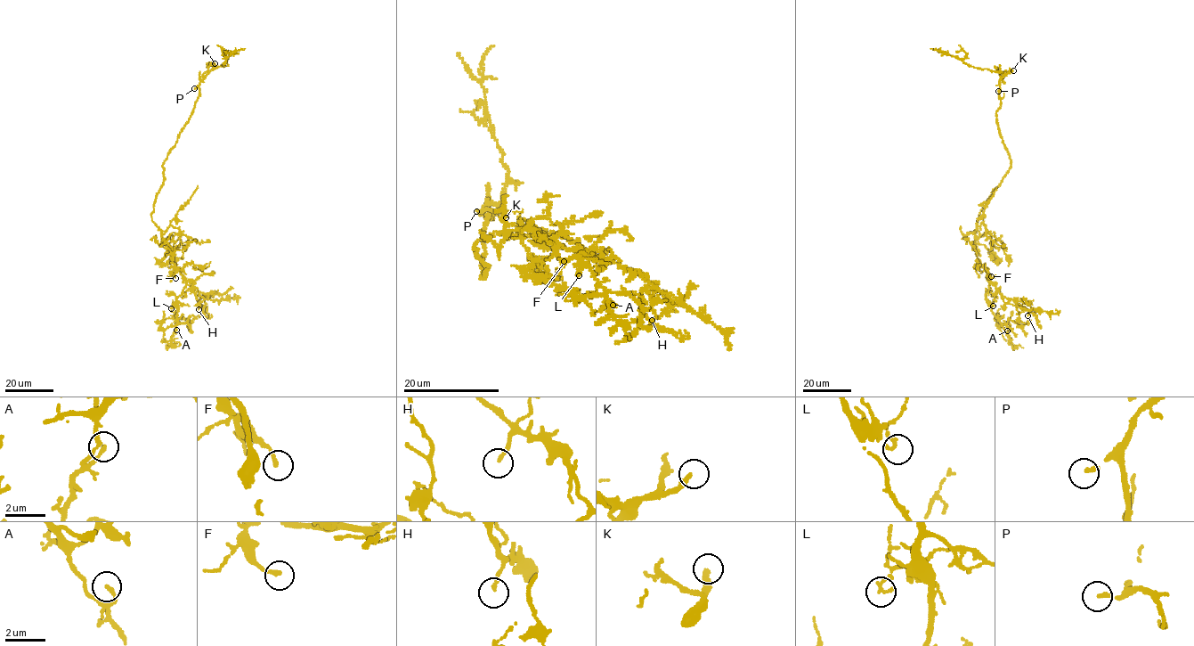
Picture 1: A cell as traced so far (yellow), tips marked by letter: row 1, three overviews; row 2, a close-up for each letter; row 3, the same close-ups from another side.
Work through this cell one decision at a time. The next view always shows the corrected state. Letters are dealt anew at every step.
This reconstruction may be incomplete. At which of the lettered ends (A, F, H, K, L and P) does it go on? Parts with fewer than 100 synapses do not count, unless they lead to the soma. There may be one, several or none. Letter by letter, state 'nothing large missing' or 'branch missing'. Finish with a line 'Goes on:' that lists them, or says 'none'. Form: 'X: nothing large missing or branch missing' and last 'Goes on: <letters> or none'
A: nothing large missing
F: nothing large missing
H: nothing large missing
K: branch missing
L: nothing large missing
P: branch missing
Goes on: K, P

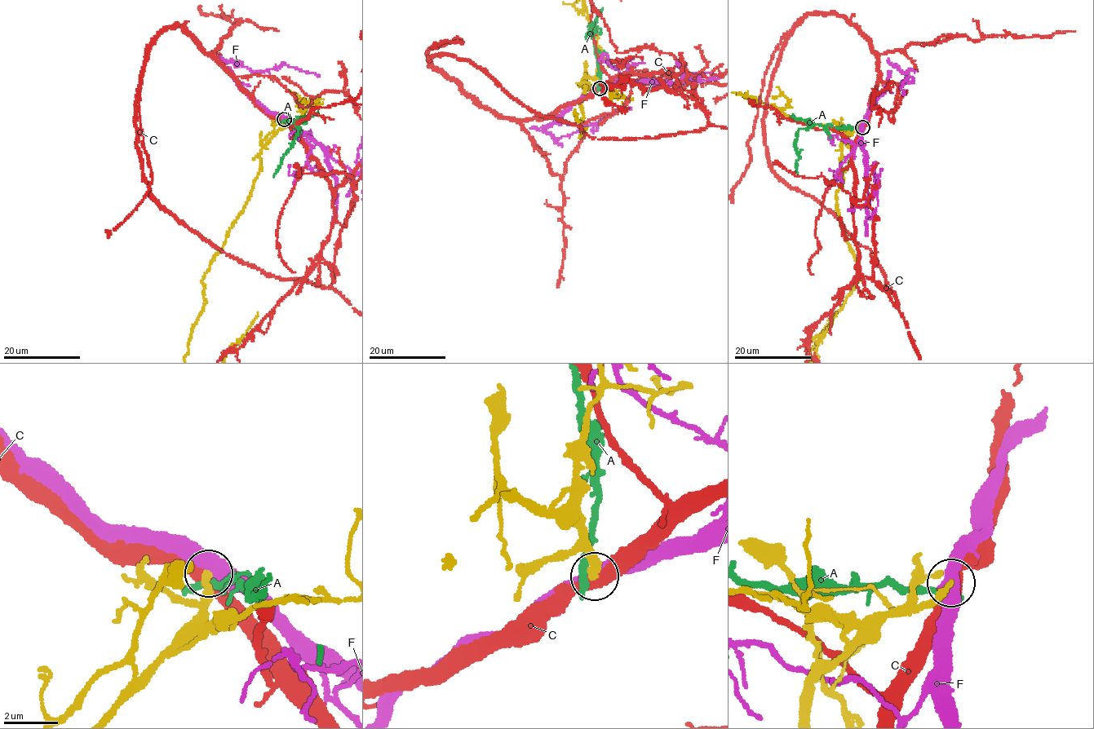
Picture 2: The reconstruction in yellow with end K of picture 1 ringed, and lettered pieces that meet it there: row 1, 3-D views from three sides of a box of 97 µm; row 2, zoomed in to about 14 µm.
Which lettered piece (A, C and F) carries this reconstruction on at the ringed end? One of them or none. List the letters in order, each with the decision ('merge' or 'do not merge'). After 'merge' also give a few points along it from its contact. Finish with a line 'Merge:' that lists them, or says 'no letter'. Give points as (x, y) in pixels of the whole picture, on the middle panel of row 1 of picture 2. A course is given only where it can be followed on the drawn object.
A: do not merge
C: do not merge
F: do not merge
Merge: no letter

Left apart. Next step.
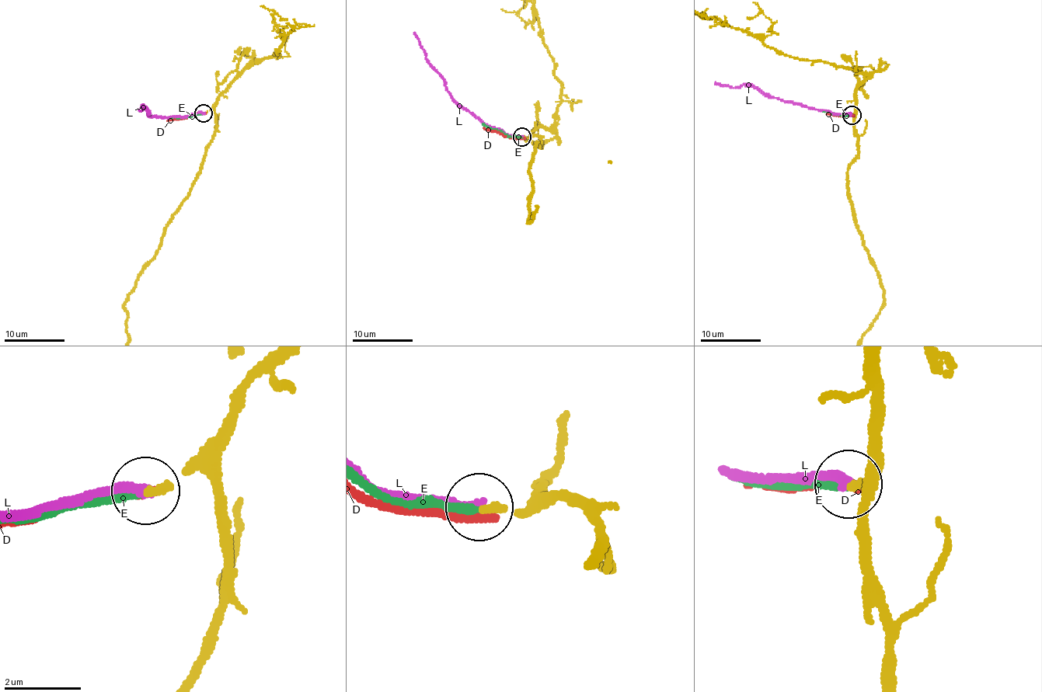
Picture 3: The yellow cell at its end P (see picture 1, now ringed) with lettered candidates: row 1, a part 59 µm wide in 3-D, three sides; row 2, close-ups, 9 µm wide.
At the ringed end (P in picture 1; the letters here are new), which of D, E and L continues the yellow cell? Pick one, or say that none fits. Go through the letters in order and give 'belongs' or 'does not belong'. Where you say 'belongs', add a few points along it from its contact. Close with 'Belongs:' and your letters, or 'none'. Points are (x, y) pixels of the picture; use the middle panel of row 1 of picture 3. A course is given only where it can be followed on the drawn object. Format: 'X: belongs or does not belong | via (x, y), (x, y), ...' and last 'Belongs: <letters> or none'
D: does not belong
E: belongs | via (521, 137), (505, 135), (498, 130), (488, 128), (482, 123)
L: does not belong
Belongs: E

